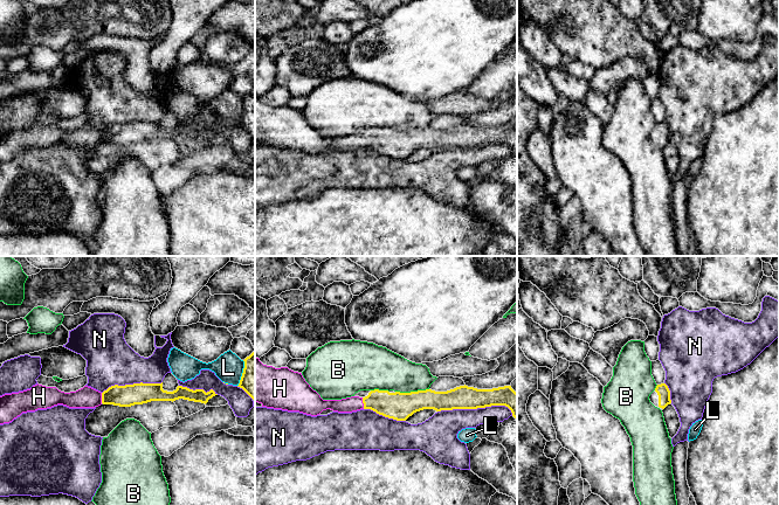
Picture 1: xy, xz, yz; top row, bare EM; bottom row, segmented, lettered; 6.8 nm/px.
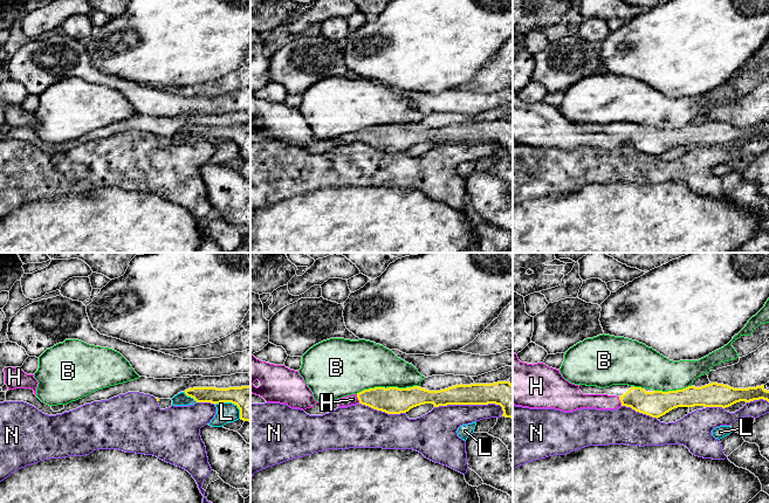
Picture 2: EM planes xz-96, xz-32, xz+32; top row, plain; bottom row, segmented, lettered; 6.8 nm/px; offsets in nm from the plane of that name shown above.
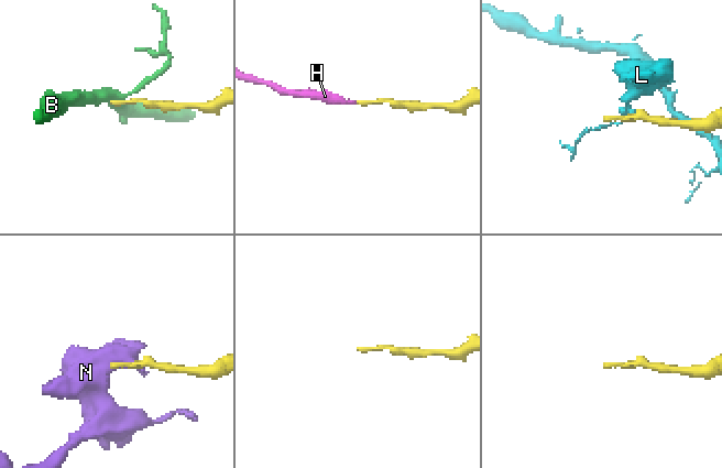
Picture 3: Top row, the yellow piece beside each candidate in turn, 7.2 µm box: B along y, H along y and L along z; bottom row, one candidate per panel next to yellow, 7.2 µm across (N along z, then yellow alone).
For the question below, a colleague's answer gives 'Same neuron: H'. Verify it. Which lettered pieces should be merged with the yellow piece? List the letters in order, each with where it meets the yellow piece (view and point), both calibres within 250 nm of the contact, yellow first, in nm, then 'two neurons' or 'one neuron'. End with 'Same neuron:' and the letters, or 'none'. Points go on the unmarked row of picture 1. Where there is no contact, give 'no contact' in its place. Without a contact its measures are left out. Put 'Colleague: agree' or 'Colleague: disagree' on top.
Colleague: agree
B: contact xz (412, 130); calibres 190 and 280 nm; two neurons
H: contact xz (363, 140); calibres 190 and 110 nm; one neuron
L: contact xy (242, 111); calibres 190 and 200 nm; two neurons
N: contact xz (476, 146); calibres 160 and 200 nm; two neurons
Same neuron: H

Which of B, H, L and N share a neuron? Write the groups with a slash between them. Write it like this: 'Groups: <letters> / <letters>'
Groups: B / H / L / N

